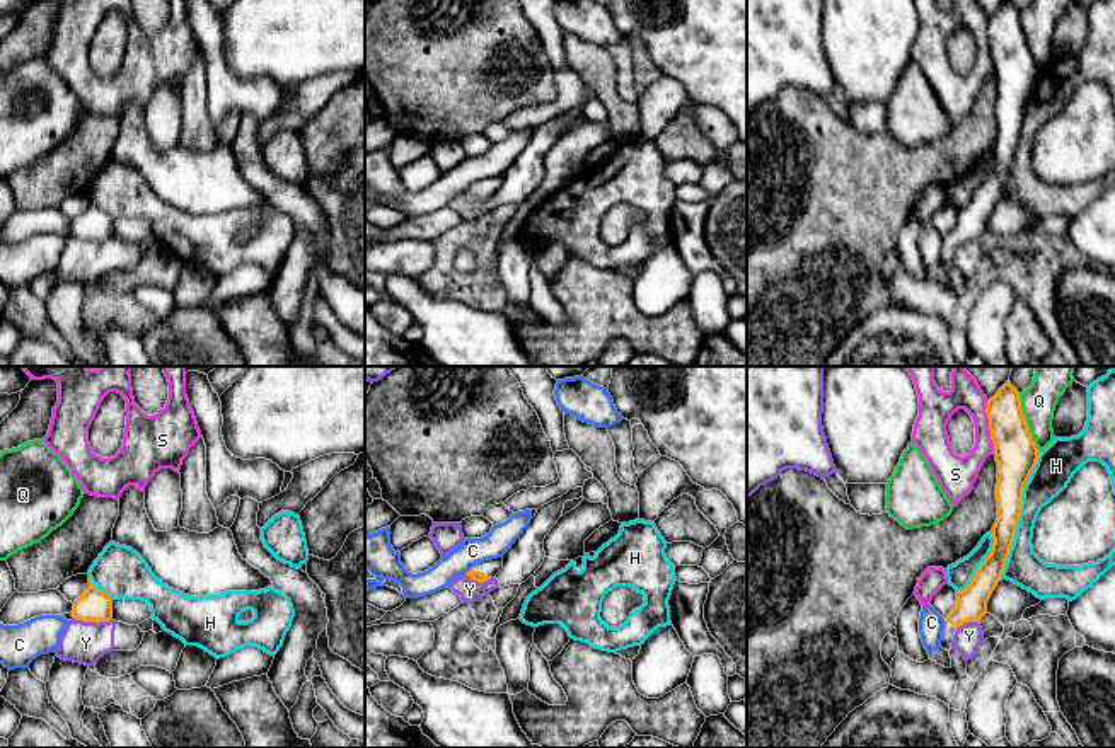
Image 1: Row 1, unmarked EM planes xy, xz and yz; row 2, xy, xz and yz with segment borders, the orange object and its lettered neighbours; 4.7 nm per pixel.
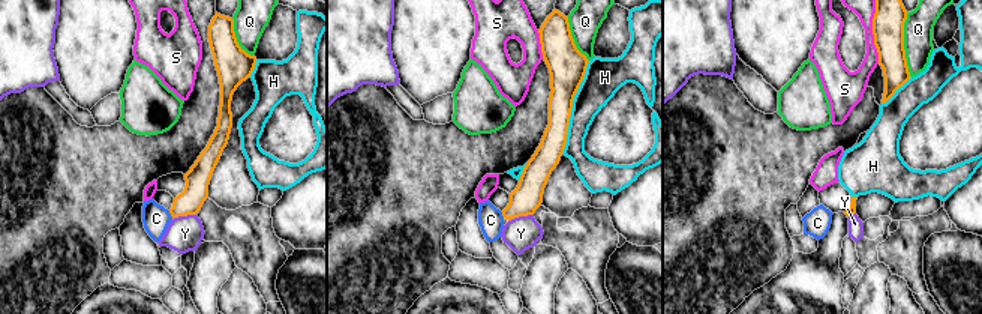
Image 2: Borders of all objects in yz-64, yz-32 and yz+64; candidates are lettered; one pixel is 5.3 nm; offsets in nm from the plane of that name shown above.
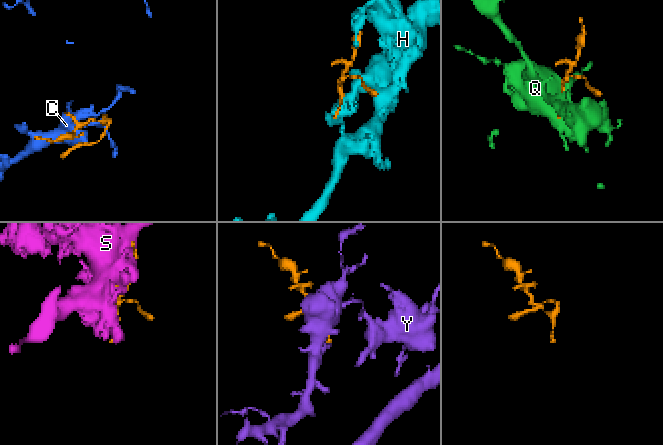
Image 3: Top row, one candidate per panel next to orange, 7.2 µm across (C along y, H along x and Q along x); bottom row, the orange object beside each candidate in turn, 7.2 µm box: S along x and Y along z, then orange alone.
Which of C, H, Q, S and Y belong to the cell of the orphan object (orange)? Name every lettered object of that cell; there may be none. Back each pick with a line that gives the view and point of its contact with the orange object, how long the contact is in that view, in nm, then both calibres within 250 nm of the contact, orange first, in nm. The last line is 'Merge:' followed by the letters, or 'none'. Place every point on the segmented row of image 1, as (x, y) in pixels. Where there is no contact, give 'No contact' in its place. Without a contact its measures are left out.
Merge: none

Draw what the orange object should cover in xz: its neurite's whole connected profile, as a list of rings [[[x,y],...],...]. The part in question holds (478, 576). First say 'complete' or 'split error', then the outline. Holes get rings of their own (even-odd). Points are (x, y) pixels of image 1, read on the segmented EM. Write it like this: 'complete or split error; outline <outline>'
split error; outline [[[503,557],[498,559],[491,559],[491,561],[484,561],[481,564],[476,564],[471,571],[467,571],[465,574],[477,581],[477,583],[484,583],[491,578],[496,578],[496,574],[503,569]]]

